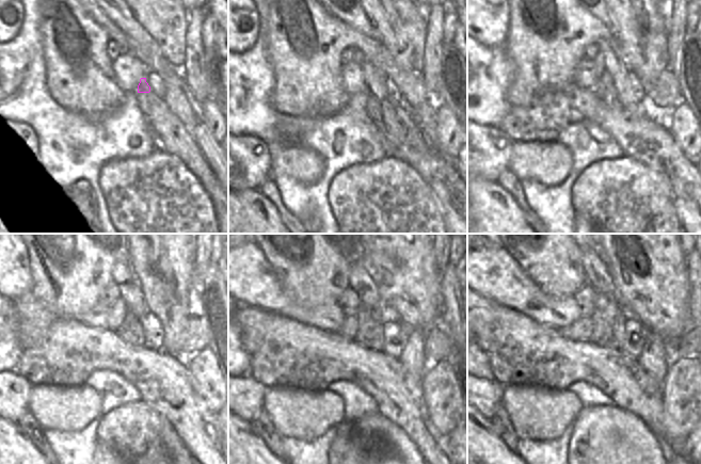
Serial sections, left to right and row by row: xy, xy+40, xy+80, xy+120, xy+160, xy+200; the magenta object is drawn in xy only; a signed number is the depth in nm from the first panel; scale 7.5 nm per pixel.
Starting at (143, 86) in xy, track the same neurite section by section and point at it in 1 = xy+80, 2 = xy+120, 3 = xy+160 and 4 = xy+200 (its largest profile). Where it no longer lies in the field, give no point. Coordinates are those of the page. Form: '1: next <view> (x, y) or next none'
1: next xy+80 (614, 64)
2: next xy+120 (130, 291)
3: next xy+160 (360, 278)
4: next xy+200 (596, 272)

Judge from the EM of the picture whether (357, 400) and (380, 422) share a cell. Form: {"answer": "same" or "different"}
{"answer": "different"}

